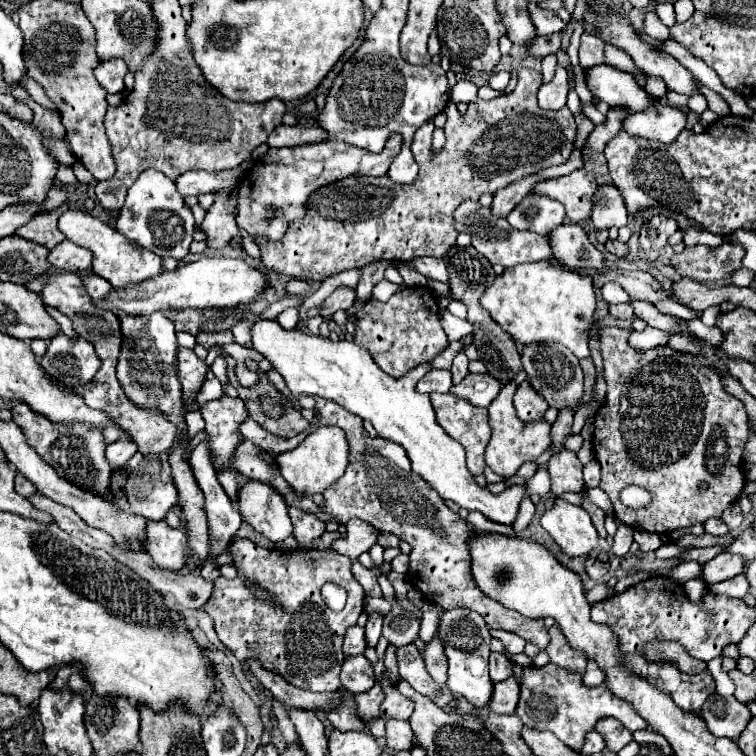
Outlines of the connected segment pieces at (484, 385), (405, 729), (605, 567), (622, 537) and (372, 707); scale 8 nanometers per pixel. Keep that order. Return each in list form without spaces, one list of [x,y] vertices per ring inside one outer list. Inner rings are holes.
[[[468,374],[468,376],[464,376],[464,380],[460,384],[454,384],[450,388],[450,392],[464,398],[464,400],[470,400],[474,406],[488,408],[490,402],[500,392],[500,384],[490,374],[486,374],[486,376]]]
[[[386,720],[386,746],[392,750],[410,750],[414,732],[408,720]]]
[[[588,558],[586,560],[586,572],[588,572],[588,576],[592,580],[604,578],[608,574],[608,570],[610,570],[610,564],[608,562],[600,562],[598,558]]]
[[[621,524],[613,536],[612,552],[617,557],[624,557],[630,549],[634,539],[634,529],[631,526]],[[626,526],[626,527],[624,527]]]
[[[380,684],[372,686],[368,692],[364,694],[354,694],[354,702],[356,702],[356,712],[358,716],[366,722],[366,726],[376,720],[380,716],[380,702],[384,700],[382,688]]]

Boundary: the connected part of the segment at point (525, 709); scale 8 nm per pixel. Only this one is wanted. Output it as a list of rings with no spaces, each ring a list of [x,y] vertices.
[[[548,664],[544,668],[524,668],[524,676],[520,682],[520,702],[516,708],[516,714],[522,718],[522,722],[528,728],[534,730],[548,730],[556,734],[566,746],[572,750],[580,750],[584,744],[586,732],[594,730],[594,724],[600,718],[616,718],[620,720],[628,730],[646,730],[648,724],[642,720],[642,716],[628,704],[626,700],[620,700],[606,684],[600,686],[586,686],[582,682],[582,674],[560,670],[556,672],[554,664]]]

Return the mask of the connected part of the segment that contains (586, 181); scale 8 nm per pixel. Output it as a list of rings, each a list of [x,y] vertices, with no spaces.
[[[582,168],[556,180],[540,182],[534,186],[534,192],[552,196],[554,200],[562,202],[566,206],[566,216],[572,222],[582,222],[592,216],[596,188],[598,184],[596,184],[594,174]]]

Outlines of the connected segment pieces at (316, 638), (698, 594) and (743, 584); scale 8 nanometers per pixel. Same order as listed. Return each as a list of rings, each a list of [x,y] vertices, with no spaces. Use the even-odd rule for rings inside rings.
[[[236,540],[230,546],[230,552],[234,554],[234,568],[238,576],[234,580],[220,578],[214,582],[212,598],[206,602],[204,610],[212,616],[214,628],[218,632],[220,642],[232,650],[232,654],[240,662],[248,660],[260,660],[262,668],[268,672],[276,672],[288,684],[310,690],[310,692],[334,692],[340,684],[340,668],[346,660],[342,652],[342,640],[344,632],[356,624],[358,616],[364,610],[364,590],[356,582],[356,578],[350,572],[350,558],[342,556],[334,550],[266,550],[256,546],[250,540]],[[326,582],[340,584],[348,592],[346,606],[340,612],[332,612],[326,608],[326,604],[320,598],[320,588]],[[252,586],[260,586],[262,590],[270,592],[274,596],[274,602],[266,602],[256,596]]]
[[[688,580],[688,582],[684,584],[684,590],[686,590],[686,594],[688,594],[688,598],[690,598],[692,602],[698,602],[698,600],[702,600],[702,596],[708,592],[708,586],[706,586],[706,582],[702,582],[702,580]]]
[[[740,574],[740,576],[734,576],[734,578],[730,578],[730,580],[712,584],[710,590],[716,592],[716,594],[730,596],[730,598],[744,598],[744,594],[748,592],[748,580],[746,580],[744,574]]]

